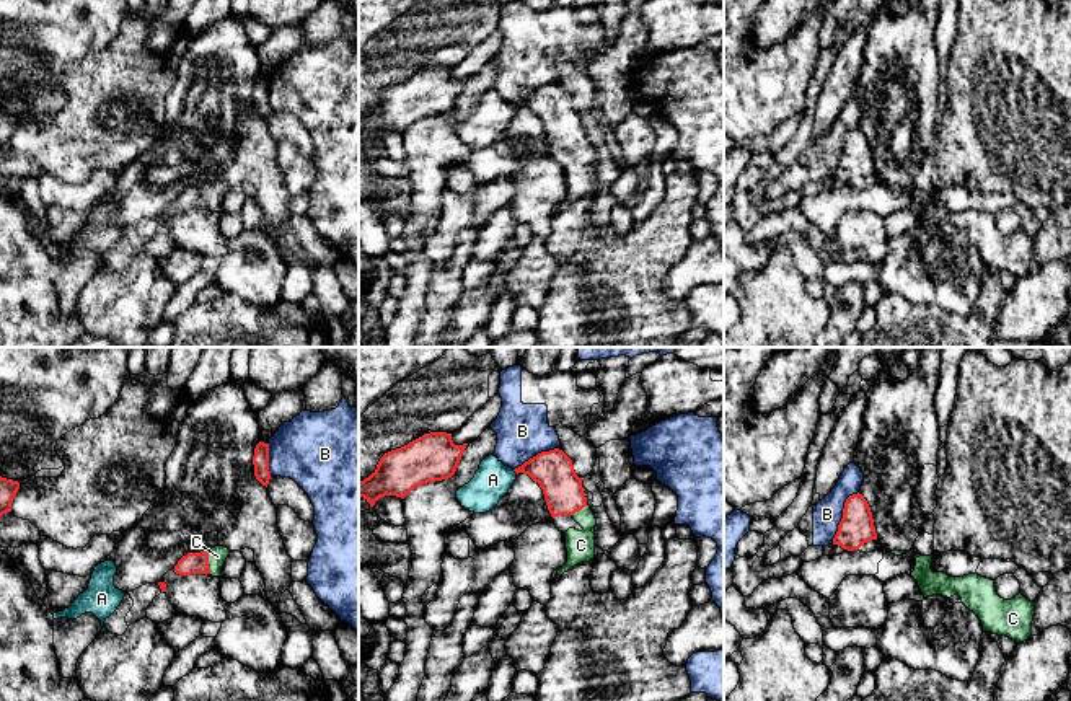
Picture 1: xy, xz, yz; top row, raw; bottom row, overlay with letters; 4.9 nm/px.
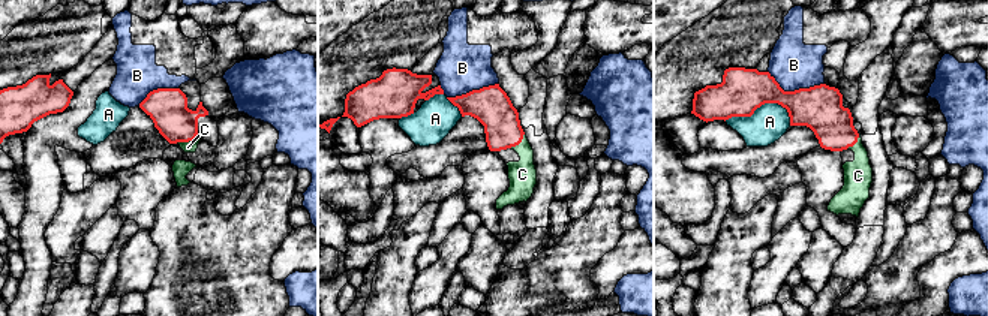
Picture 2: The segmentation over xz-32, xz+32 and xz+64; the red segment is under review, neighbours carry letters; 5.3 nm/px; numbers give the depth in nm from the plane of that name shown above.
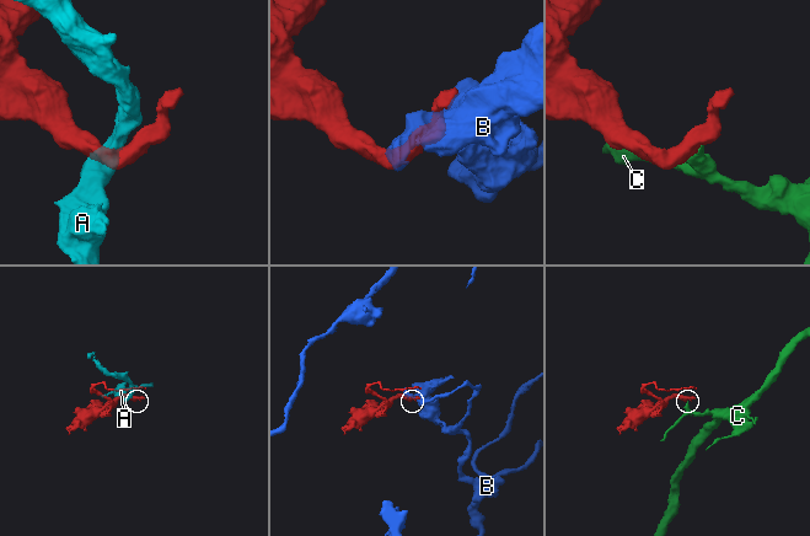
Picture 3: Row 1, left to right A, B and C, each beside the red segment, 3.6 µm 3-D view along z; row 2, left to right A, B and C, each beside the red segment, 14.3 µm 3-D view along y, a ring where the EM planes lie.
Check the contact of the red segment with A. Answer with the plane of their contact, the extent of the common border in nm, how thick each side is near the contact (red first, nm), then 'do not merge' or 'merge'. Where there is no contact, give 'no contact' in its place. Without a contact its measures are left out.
xz | 40 nm | 200/180 nm | do not merge

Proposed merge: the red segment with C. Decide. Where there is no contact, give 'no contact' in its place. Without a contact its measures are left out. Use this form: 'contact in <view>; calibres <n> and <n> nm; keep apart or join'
contact in xy; calibres 110 and 90 nm; join

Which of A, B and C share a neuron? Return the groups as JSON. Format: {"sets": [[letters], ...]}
{"sets": [["A"], ["B"], ["C"]]}

